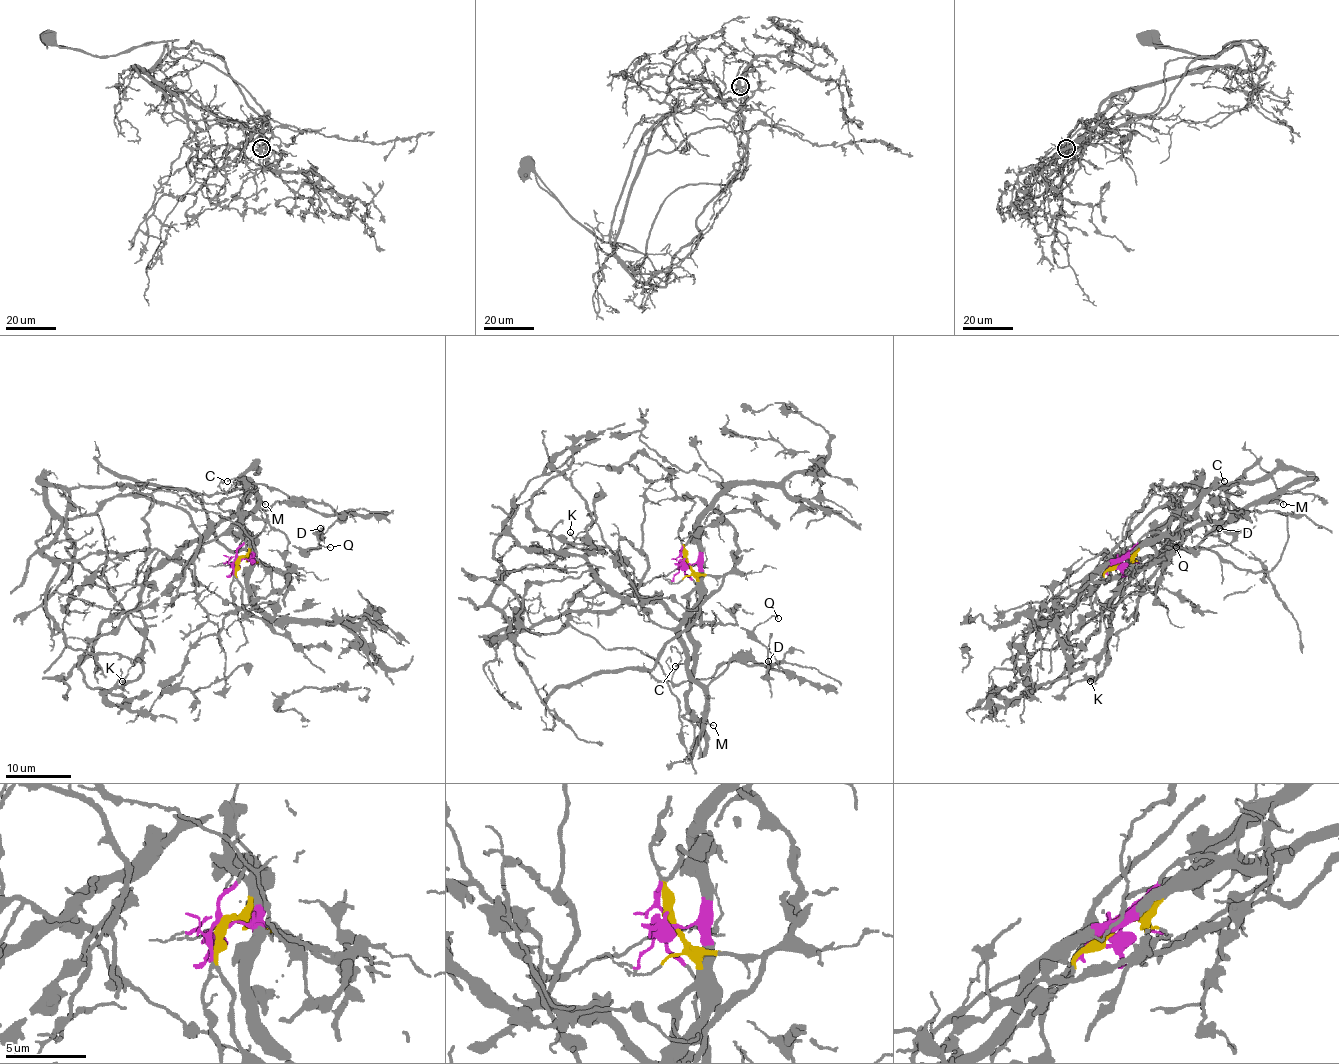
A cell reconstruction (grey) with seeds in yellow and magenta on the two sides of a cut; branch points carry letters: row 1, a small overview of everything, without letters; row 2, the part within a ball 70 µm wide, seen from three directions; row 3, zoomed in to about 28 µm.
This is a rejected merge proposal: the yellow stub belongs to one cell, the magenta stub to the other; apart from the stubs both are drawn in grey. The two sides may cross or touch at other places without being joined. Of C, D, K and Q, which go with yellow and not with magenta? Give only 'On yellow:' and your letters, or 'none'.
On yellow: C, D, K, Q

